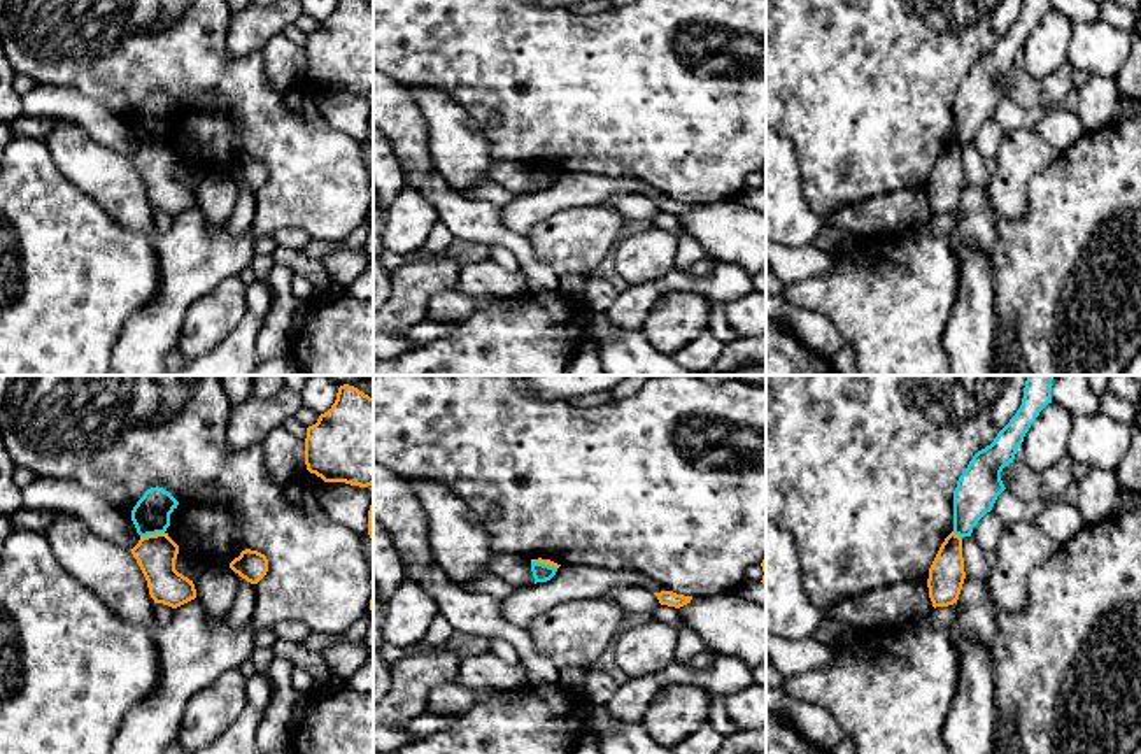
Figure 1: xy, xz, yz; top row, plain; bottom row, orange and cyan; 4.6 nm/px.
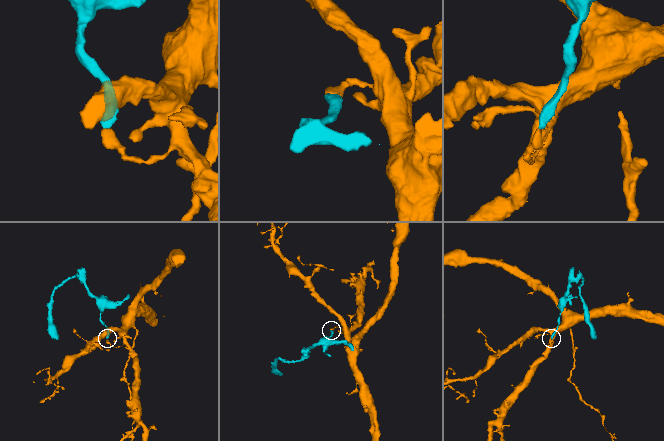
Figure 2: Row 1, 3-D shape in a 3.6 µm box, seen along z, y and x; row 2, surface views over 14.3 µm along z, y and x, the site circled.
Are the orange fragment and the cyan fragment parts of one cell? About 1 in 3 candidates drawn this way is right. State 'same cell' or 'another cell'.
another cell

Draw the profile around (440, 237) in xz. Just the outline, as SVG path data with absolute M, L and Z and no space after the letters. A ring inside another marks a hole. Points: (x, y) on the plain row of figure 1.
M438 219L422 249L428 256L442 256L454 238L452 231Z

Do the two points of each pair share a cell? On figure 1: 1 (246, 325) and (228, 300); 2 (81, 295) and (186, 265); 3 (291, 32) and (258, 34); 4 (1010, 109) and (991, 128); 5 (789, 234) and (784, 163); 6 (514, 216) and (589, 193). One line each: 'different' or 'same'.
1: different
2: different
3: different
4: different
5: same
6: same

